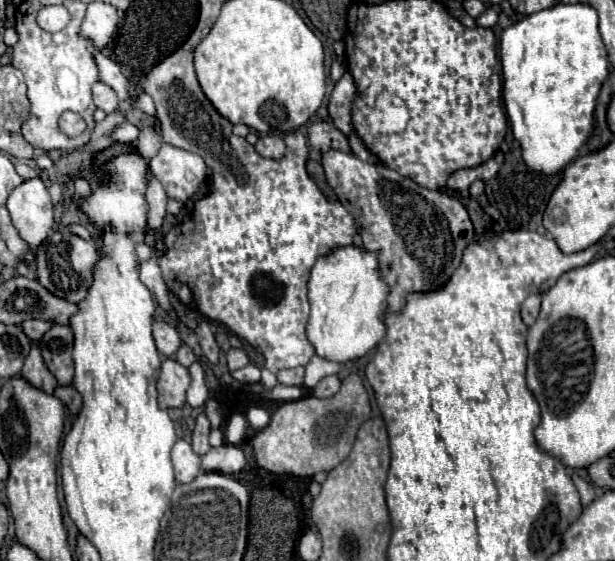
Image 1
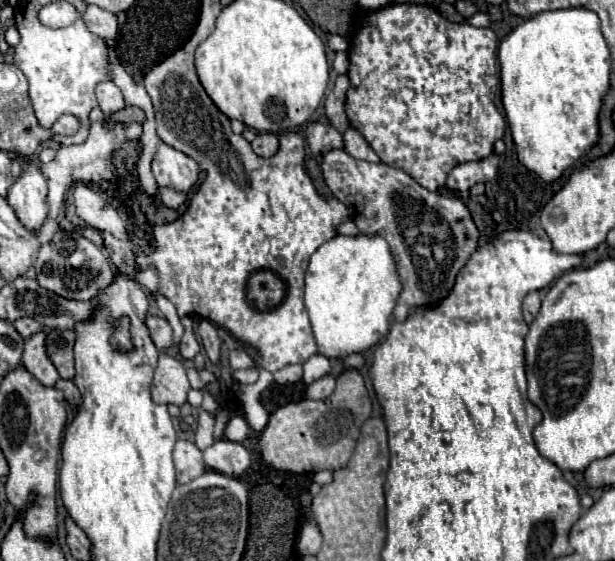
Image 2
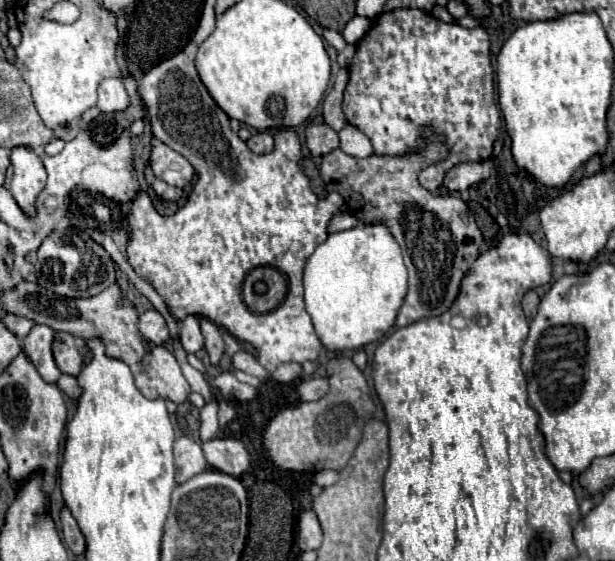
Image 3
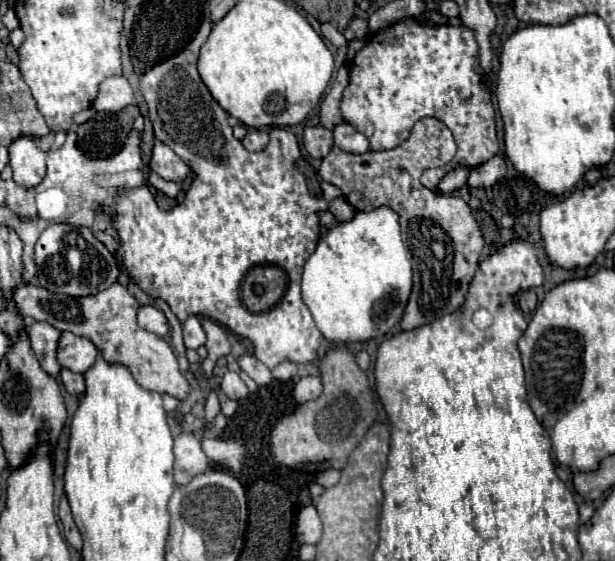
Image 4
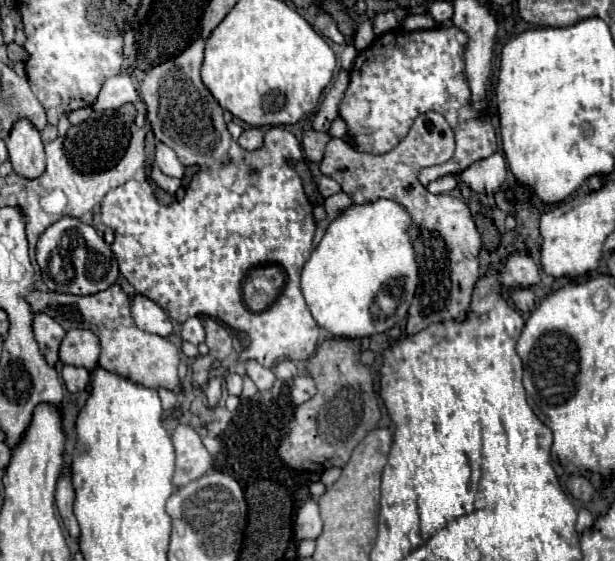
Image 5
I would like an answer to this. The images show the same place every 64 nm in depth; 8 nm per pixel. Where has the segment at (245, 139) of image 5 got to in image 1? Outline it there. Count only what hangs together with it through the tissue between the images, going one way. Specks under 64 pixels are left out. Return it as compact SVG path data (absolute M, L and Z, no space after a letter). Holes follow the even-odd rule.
M260 136L258 142L256 142L256 152L264 158L280 160L280 158L284 158L286 144L280 136Z

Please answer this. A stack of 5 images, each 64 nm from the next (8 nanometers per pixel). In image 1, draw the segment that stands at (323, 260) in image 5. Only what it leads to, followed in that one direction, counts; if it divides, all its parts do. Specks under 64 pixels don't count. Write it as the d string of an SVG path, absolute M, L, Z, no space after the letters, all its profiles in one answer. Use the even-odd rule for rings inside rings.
M346 246L346 248L336 248L332 254L320 258L314 264L308 282L308 298L312 308L310 308L310 320L306 324L308 342L314 346L316 354L320 358L338 364L346 364L350 360L358 360L366 356L386 334L386 328L382 324L382 316L386 312L386 294L388 294L388 286L380 276L376 254L368 250L360 250L356 246Z

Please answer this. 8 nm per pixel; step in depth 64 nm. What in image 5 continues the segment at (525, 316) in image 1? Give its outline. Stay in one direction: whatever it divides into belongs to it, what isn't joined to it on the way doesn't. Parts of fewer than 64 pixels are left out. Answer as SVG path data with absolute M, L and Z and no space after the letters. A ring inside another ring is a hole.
M520 288L512 292L512 300L516 304L516 308L524 314L530 314L534 310L534 292L528 288Z

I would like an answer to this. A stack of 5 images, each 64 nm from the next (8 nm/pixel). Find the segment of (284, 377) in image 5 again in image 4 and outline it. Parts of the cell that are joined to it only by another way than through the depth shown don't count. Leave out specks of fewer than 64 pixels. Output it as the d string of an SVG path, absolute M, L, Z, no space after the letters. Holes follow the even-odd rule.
M282 362L282 364L278 364L278 366L272 370L272 376L274 376L276 380L286 382L286 380L296 378L296 372L298 372L298 368L296 368L294 362Z

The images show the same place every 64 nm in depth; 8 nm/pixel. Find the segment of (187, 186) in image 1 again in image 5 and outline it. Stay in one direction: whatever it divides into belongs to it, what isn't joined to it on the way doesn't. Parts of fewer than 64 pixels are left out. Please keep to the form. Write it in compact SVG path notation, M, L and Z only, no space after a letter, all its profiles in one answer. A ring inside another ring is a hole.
M162 142L156 144L154 162L156 162L156 166L158 166L166 176L172 176L172 178L182 178L182 176L184 176L184 170L186 170L184 164L178 160L176 152L174 152L170 146L162 144Z

